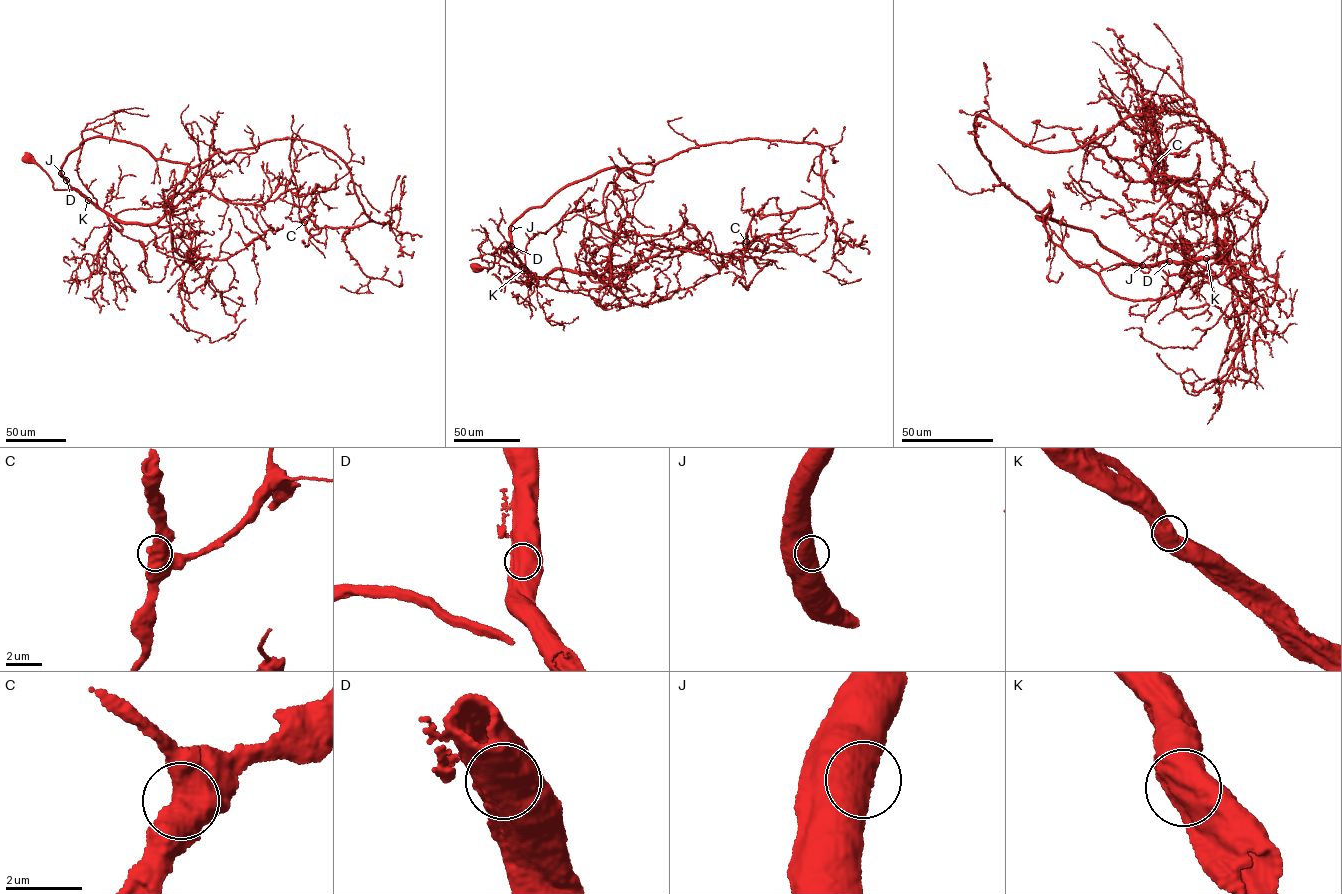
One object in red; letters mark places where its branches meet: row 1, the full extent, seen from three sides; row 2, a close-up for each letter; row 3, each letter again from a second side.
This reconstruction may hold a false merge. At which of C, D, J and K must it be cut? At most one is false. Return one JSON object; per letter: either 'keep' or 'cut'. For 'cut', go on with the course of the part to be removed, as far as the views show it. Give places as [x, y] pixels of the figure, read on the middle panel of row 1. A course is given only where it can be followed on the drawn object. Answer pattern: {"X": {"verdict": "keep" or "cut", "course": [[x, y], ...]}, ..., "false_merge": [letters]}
{"C": {"verdict": "keep"}, "D": {"verdict": "keep"}, "J": {"verdict": "keep"}, "K": {"verdict": "keep"}, "false_merge": []}

